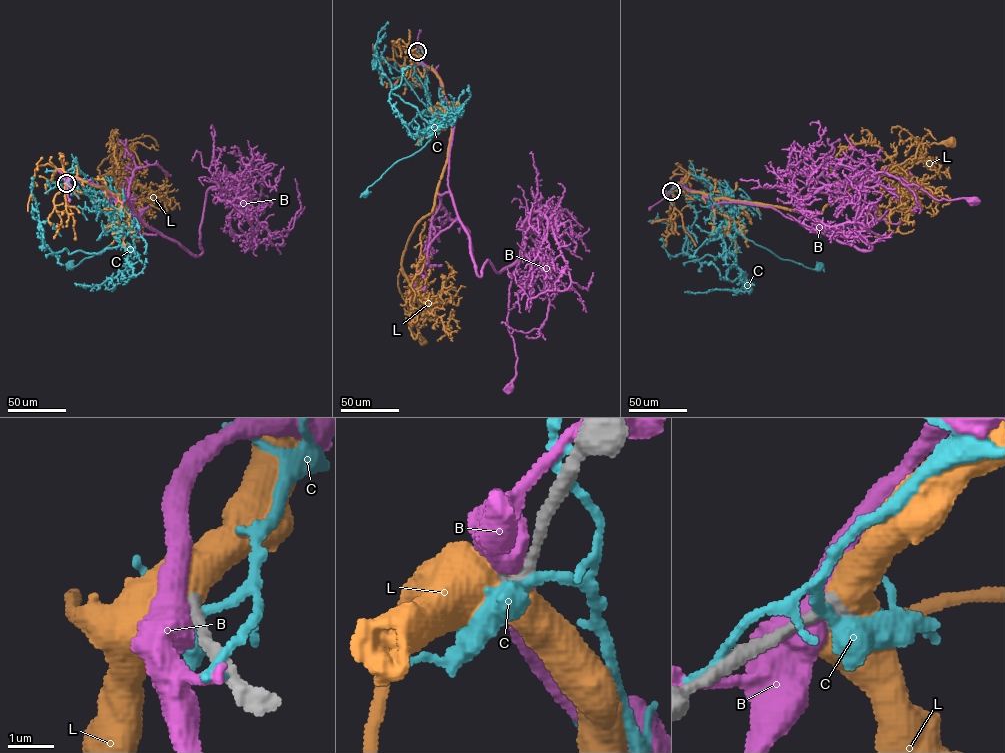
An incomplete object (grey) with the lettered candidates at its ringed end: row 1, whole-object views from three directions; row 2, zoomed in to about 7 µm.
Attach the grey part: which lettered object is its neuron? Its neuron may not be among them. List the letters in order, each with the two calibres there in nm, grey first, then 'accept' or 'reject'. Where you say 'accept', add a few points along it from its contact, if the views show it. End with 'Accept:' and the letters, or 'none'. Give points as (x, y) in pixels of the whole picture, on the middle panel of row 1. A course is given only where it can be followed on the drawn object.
B: 480 nm thick on the grey side, 600 nm on the other; reject
C: 460 nm thick on the grey side, 420 nm on the other; reject
L: 460 nm thick on the grey side, 650 nm on the other; accept; it runs (417, 51), (439, 79), (452, 113), (435, 204), (409, 238), (404, 275), (400, 270), (398, 278), (422, 341)
Accept: L

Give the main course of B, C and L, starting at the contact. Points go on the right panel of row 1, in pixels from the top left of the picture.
B: (670, 191), (770, 206), (866, 250), (854, 224), (864, 192), (846, 179), (884, 173), (938, 200), (974, 201)
C: (671, 191), (686, 186), (716, 212), (732, 217), (736, 232), (756, 244), (812, 269), (820, 265)
L: (671, 191), (682, 184), (714, 198), (821, 212), (862, 181), (890, 174), (889, 167), (928, 145), (952, 142)

